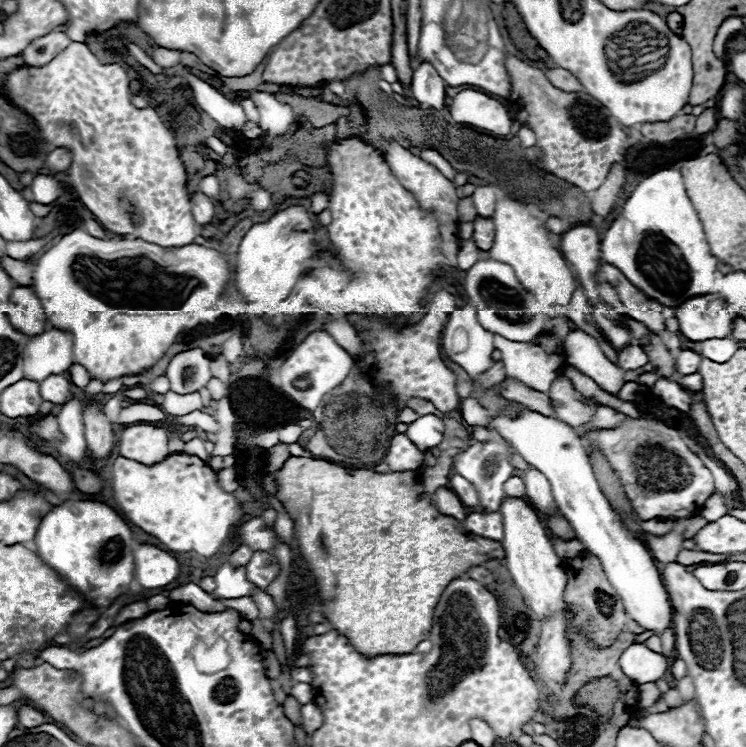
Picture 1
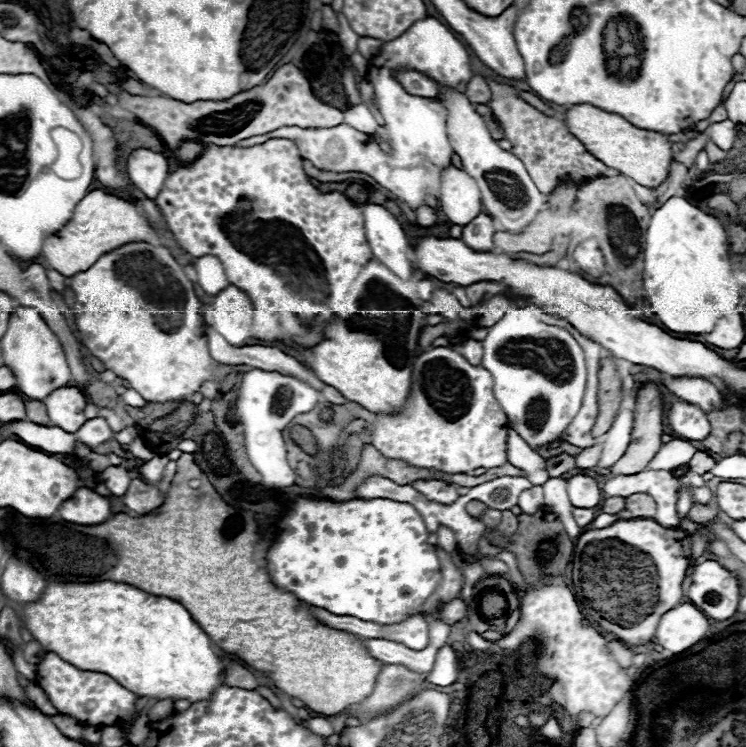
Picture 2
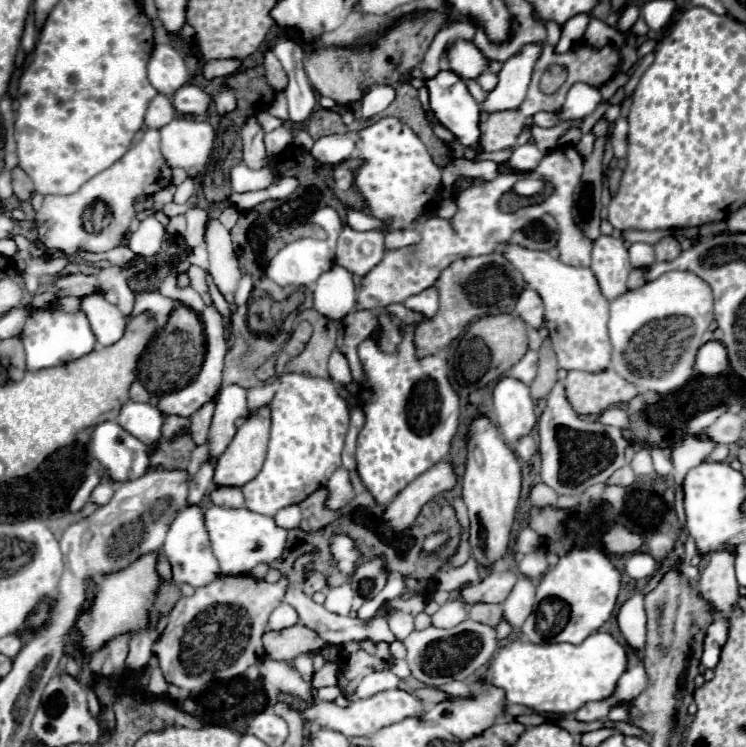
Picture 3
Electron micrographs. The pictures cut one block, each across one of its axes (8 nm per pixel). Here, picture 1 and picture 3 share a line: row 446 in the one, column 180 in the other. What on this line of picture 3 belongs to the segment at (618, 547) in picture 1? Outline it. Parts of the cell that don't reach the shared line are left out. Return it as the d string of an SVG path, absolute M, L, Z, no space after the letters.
M184 506L182 512L172 522L168 536L162 546L170 566L172 566L172 582L174 584L190 584L194 588L206 586L214 578L220 576L220 568L216 562L216 556L210 550L208 534L204 530L204 512L200 506Z

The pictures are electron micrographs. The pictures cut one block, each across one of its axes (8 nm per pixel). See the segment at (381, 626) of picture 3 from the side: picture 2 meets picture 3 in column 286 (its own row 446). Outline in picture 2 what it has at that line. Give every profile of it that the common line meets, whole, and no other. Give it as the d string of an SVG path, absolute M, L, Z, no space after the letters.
M598 442L598 444L594 444L594 446L586 448L586 450L582 450L582 452L576 456L576 466L578 466L580 470L594 468L596 462L598 462L598 458L600 458L600 452L602 452L602 442Z

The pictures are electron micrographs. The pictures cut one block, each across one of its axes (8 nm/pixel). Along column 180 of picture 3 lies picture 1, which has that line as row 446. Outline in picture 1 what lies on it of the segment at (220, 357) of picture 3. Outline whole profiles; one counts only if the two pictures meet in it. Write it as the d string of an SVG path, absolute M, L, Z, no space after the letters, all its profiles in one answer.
M396 433L390 440L390 448L386 452L384 462L390 466L392 472L406 472L406 470L418 470L422 458L424 452L420 452L406 434Z

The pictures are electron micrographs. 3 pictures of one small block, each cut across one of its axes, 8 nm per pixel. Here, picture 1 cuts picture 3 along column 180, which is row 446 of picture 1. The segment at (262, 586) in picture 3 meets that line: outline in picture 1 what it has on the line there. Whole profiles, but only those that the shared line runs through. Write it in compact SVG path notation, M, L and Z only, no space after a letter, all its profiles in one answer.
M626 416L626 420L620 426L598 430L596 444L600 452L608 458L614 472L618 474L624 494L640 520L676 520L696 516L700 514L704 502L716 492L712 472L684 444L680 432L658 420Z

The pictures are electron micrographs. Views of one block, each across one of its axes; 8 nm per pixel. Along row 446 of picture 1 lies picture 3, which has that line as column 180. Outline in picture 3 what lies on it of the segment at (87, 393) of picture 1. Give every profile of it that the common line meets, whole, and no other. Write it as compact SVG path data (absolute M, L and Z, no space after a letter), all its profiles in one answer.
M156 46L148 62L148 80L160 94L172 96L188 82L184 58L172 46Z

